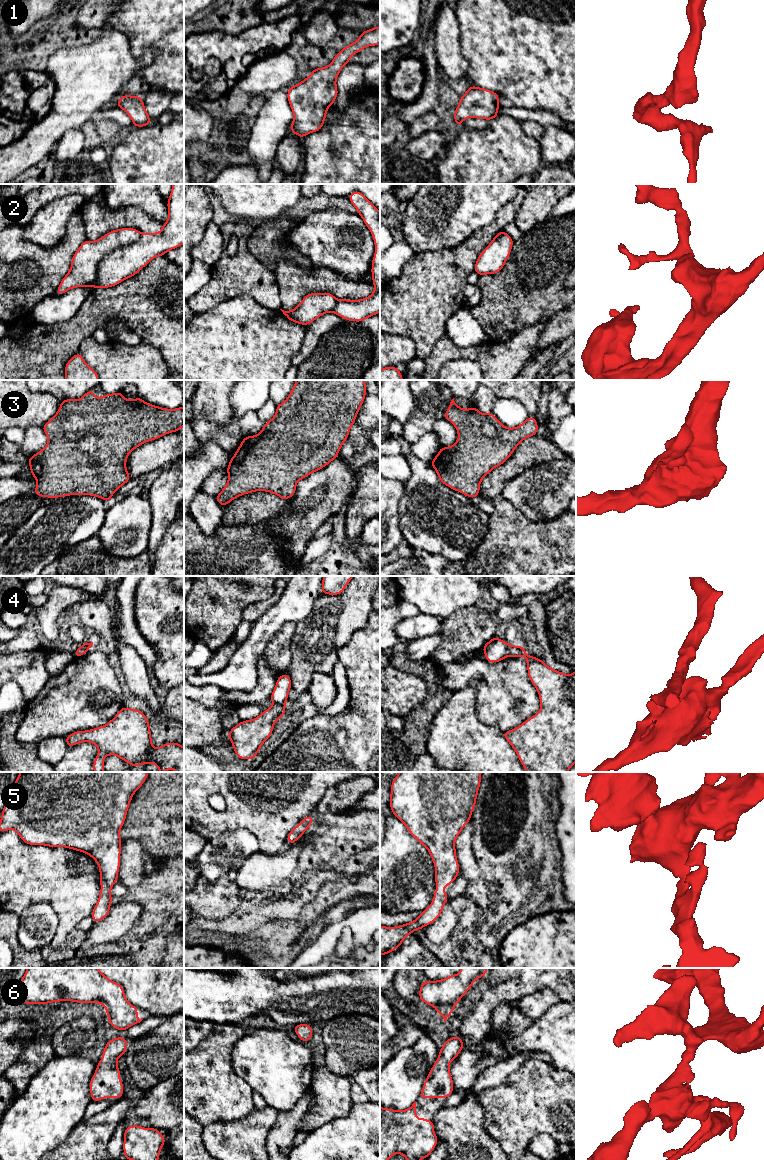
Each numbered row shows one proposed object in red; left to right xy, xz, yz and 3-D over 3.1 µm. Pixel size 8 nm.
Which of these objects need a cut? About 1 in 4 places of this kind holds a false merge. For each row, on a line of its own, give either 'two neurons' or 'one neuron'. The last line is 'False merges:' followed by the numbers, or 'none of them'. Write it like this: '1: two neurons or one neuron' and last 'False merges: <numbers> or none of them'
1: one neuron
2: two neurons
3: one neuron
4: two neurons
5: one neuron
6: one neuron
False merges: 2, 4

